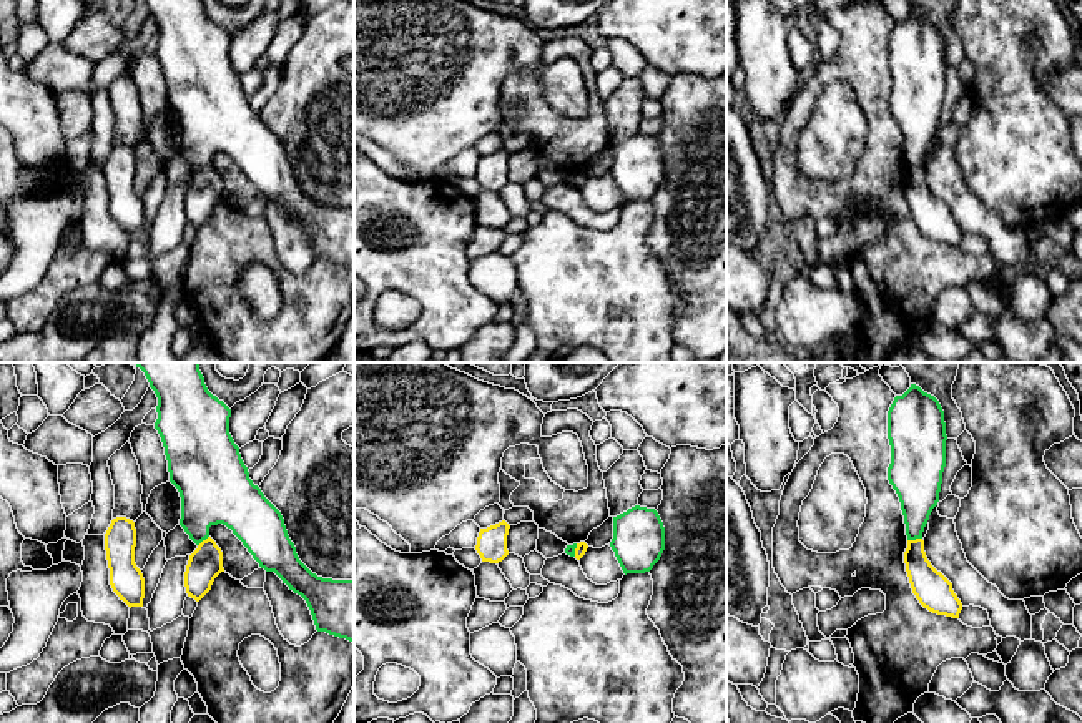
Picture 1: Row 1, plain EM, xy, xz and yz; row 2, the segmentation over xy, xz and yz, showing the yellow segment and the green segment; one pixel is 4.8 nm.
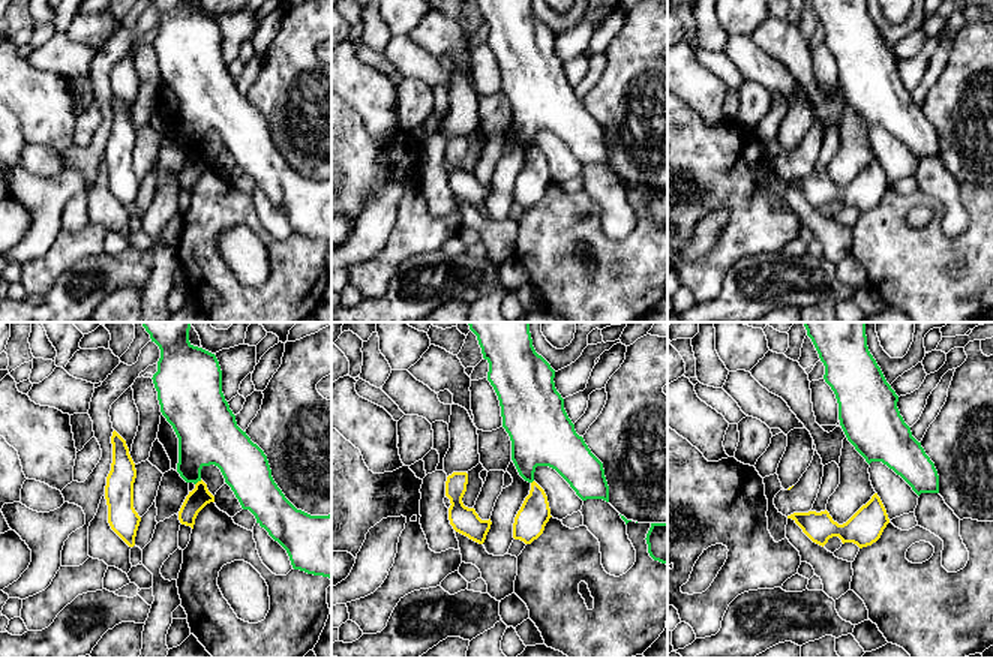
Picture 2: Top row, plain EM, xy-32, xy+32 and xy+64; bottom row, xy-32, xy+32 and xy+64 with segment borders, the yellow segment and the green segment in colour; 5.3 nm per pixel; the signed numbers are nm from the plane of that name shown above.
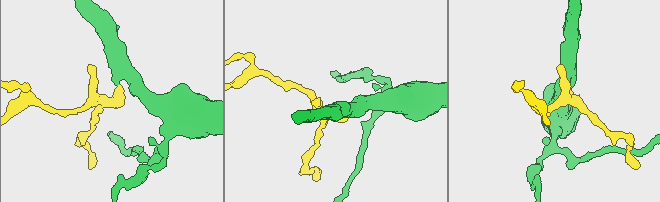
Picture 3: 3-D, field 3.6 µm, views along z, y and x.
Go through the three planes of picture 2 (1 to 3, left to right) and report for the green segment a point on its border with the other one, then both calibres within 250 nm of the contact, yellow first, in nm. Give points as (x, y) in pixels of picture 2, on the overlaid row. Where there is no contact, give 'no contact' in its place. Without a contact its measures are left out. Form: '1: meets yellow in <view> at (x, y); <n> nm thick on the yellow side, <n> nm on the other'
1: meets yellow in xy-32 at (198, 481); 110 nm thick on the yellow side, 300 nm on the other
2: no contact
3: no contact

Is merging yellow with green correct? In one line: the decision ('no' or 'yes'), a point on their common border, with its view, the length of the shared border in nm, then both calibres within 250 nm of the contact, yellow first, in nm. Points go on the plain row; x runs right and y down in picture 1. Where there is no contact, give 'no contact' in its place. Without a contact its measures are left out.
no; meets yellow in yz at (916, 167); contact 70 nm long; 170 nm thick on the yellow side, 220 nm on the other

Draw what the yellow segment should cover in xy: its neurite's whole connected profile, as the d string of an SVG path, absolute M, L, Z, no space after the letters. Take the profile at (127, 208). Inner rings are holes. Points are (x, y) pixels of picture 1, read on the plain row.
M126 145L113 146L105 161L110 213L130 236L143 234L145 226L145 206L135 191L135 175L135 150Z

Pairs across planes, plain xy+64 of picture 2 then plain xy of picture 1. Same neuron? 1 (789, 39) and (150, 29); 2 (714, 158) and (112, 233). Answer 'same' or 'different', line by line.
1: different
2: different

